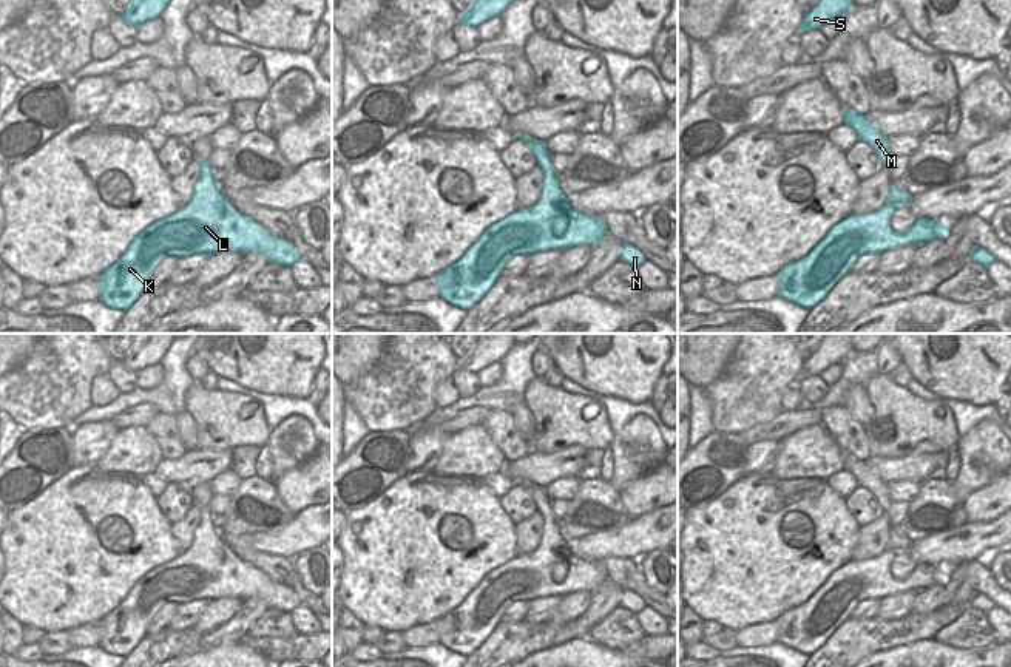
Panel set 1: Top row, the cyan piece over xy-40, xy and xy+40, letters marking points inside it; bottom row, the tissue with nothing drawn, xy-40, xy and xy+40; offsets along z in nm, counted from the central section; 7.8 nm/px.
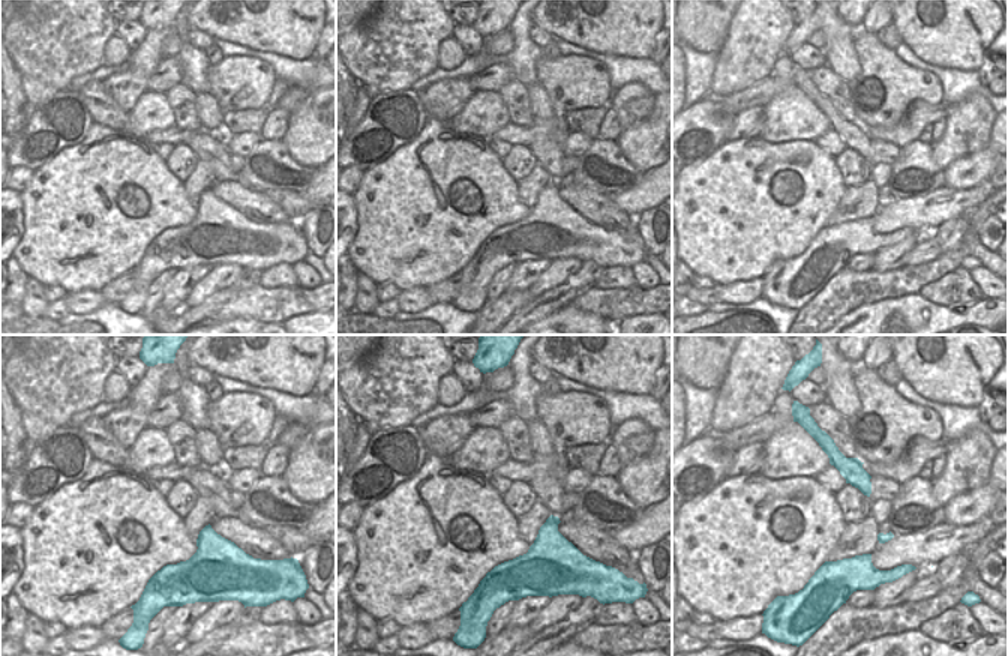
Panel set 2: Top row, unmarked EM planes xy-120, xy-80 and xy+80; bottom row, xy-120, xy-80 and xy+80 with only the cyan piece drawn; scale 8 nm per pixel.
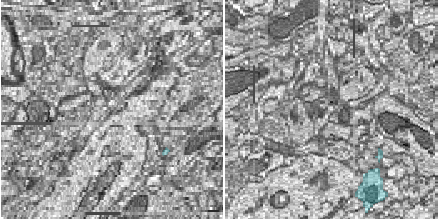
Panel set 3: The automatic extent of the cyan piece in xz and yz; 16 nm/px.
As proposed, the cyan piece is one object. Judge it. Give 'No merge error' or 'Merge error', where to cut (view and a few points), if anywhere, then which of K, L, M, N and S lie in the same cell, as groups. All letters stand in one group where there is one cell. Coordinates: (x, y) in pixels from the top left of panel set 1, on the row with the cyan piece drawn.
Merge error. Split along xy (548, 155), (537, 162). Groups: K L N / M S

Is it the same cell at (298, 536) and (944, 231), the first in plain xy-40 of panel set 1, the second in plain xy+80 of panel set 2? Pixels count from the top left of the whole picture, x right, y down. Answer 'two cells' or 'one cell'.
two cells

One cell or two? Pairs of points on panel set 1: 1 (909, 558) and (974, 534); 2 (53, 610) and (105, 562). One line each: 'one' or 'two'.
1: one
2: one

